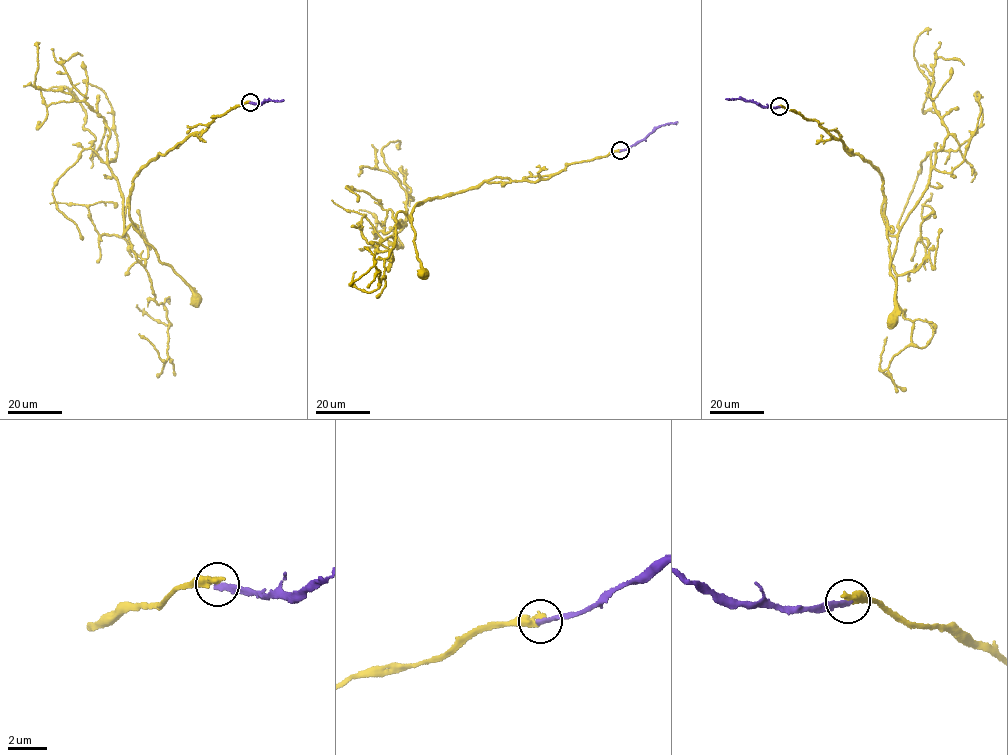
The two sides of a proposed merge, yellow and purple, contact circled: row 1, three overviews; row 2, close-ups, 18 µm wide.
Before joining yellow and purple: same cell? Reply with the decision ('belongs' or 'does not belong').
belongs

